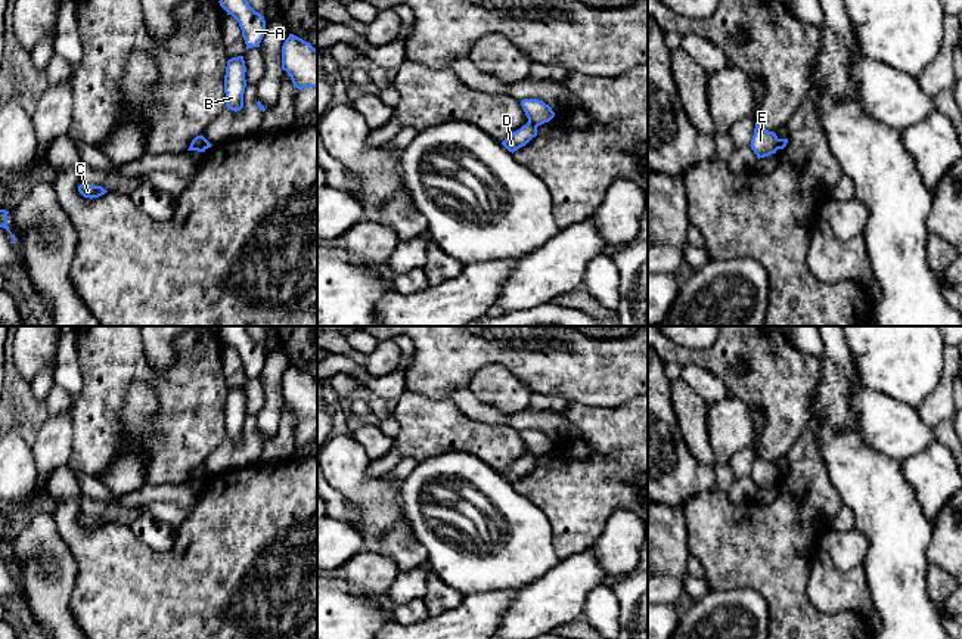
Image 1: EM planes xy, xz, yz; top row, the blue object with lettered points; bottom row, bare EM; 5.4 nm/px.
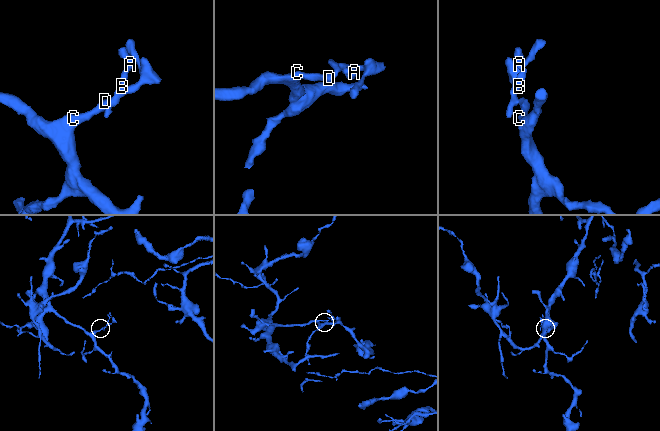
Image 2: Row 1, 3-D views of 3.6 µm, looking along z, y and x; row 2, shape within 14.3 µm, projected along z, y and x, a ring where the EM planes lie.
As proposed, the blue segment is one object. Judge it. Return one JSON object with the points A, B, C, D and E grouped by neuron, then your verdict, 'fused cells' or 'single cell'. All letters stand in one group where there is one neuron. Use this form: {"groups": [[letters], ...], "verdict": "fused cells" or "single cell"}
{"groups": [["A", "B", "E"], ["C", "D"]], "verdict": "fused cells"}

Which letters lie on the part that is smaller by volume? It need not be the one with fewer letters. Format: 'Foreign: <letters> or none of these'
Foreign: A, B, E

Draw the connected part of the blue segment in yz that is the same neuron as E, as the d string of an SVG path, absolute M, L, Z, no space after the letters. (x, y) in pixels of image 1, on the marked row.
M755 122L754 136L750 146L760 159L776 153L776 151L779 149L779 139L776 133L769 131Z

